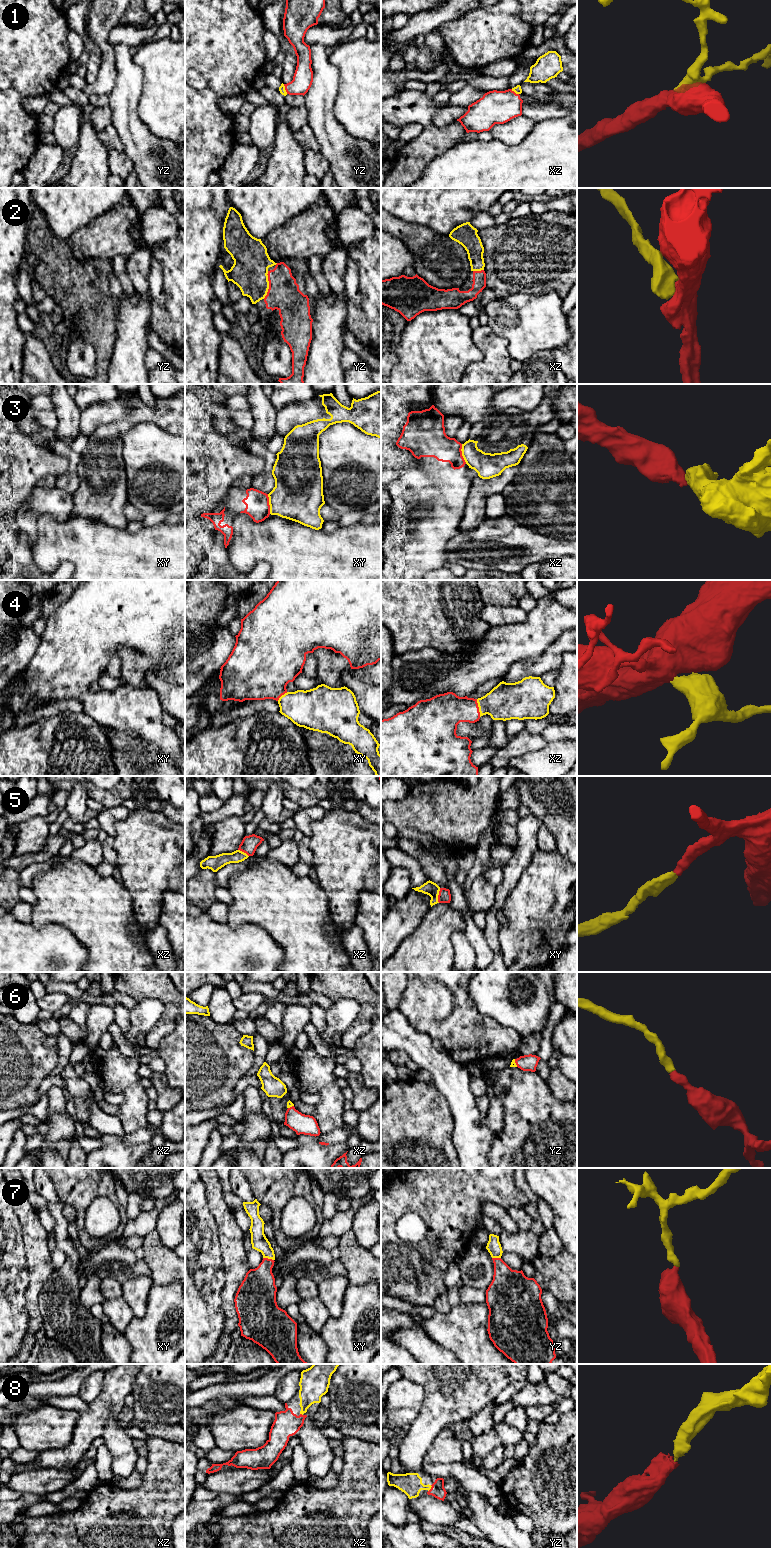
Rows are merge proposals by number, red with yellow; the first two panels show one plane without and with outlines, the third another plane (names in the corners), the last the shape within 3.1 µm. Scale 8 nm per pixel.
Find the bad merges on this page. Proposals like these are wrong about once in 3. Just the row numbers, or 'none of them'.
3

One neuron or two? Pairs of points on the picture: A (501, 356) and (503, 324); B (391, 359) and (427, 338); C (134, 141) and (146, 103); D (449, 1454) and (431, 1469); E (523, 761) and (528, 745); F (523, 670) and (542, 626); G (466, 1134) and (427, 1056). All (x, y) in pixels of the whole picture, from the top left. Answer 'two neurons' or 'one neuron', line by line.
A: two neurons
B: two neurons
C: two neurons
D: two neurons
E: two neurons
F: two neurons
G: one neuron

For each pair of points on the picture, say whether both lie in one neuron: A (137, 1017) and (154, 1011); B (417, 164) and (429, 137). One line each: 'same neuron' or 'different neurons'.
A: same neuron
B: same neuron

